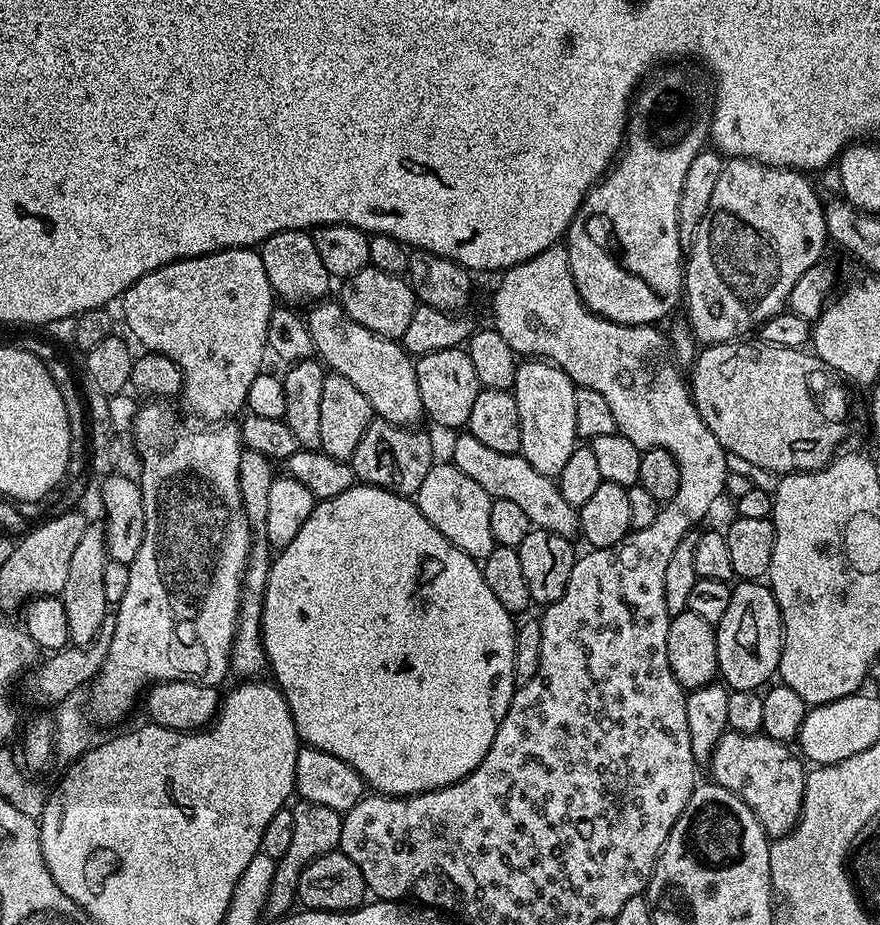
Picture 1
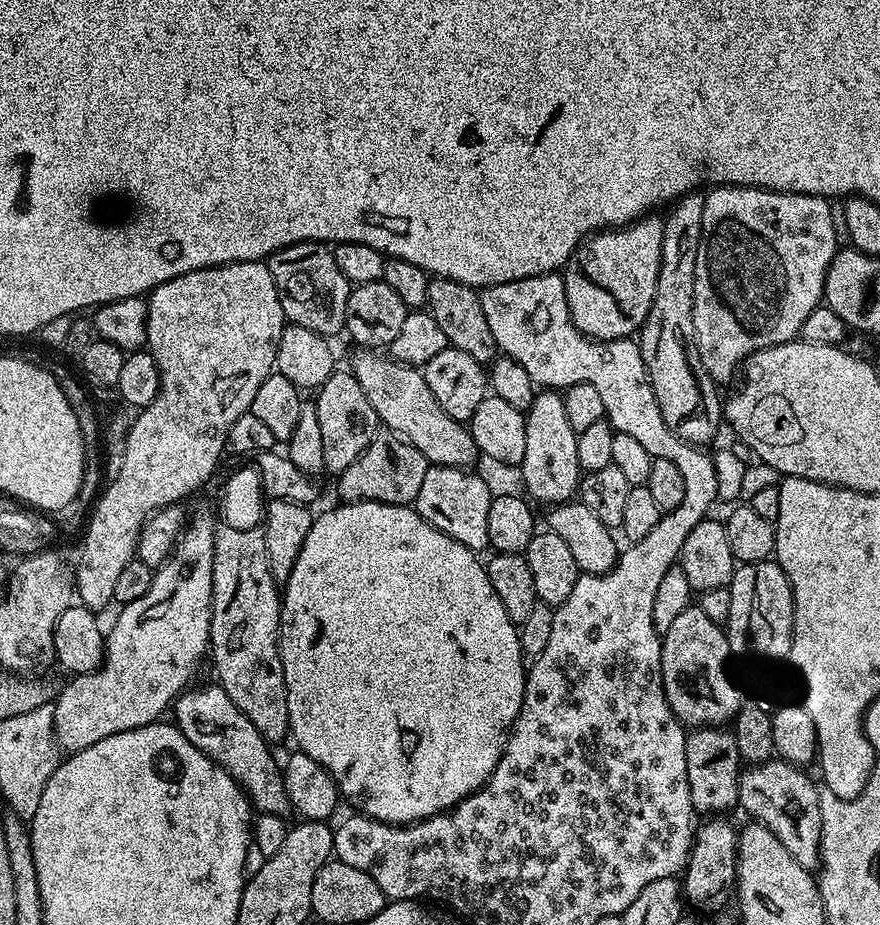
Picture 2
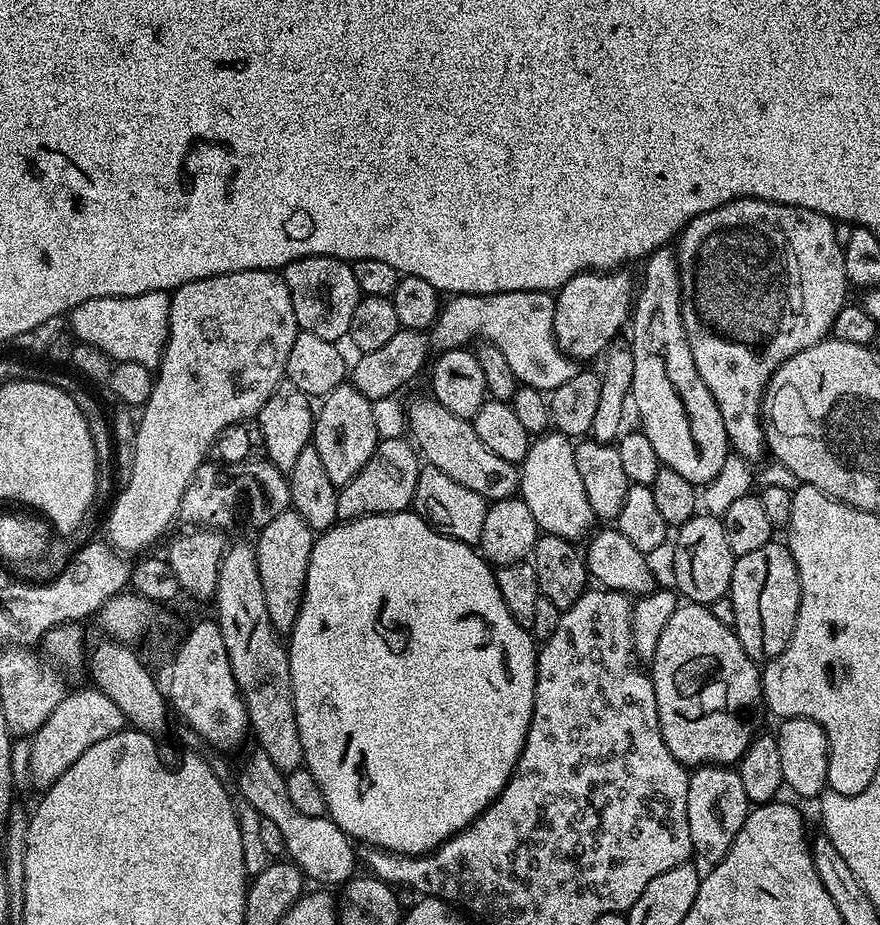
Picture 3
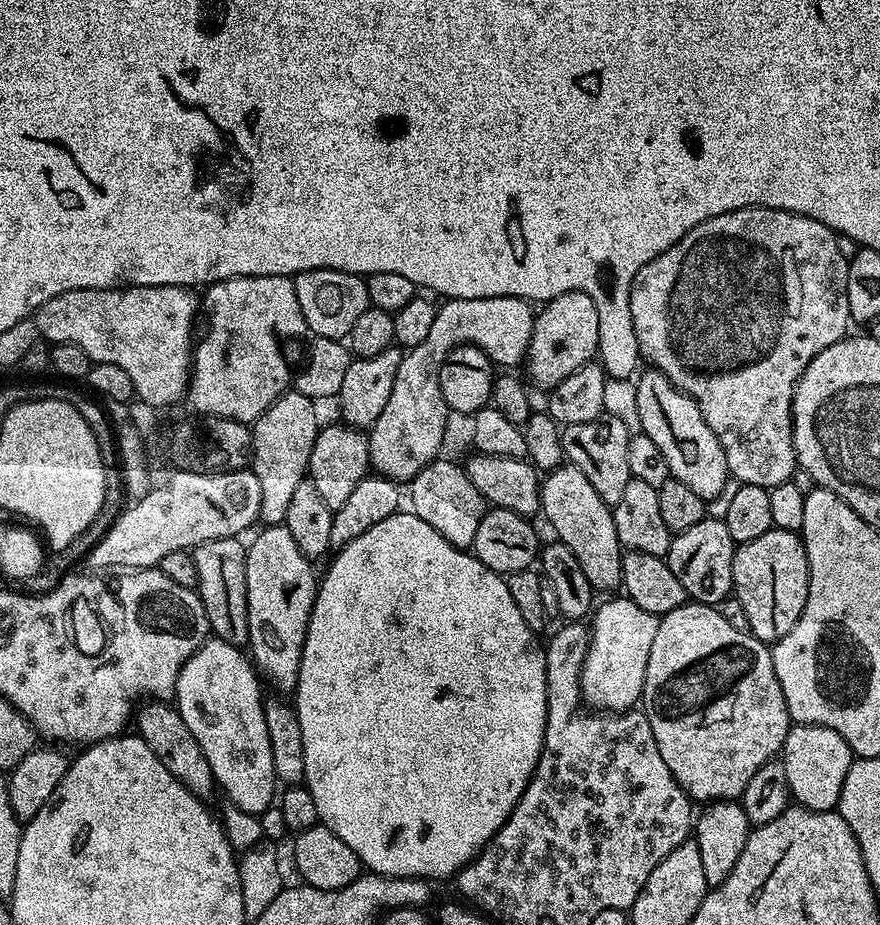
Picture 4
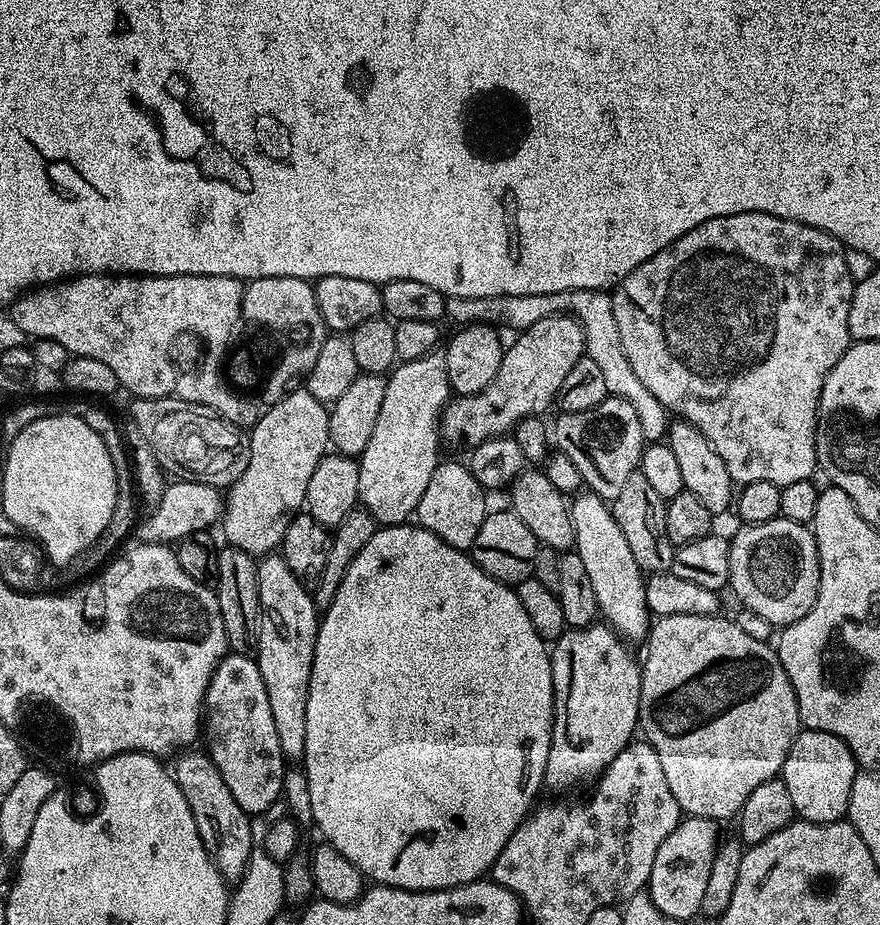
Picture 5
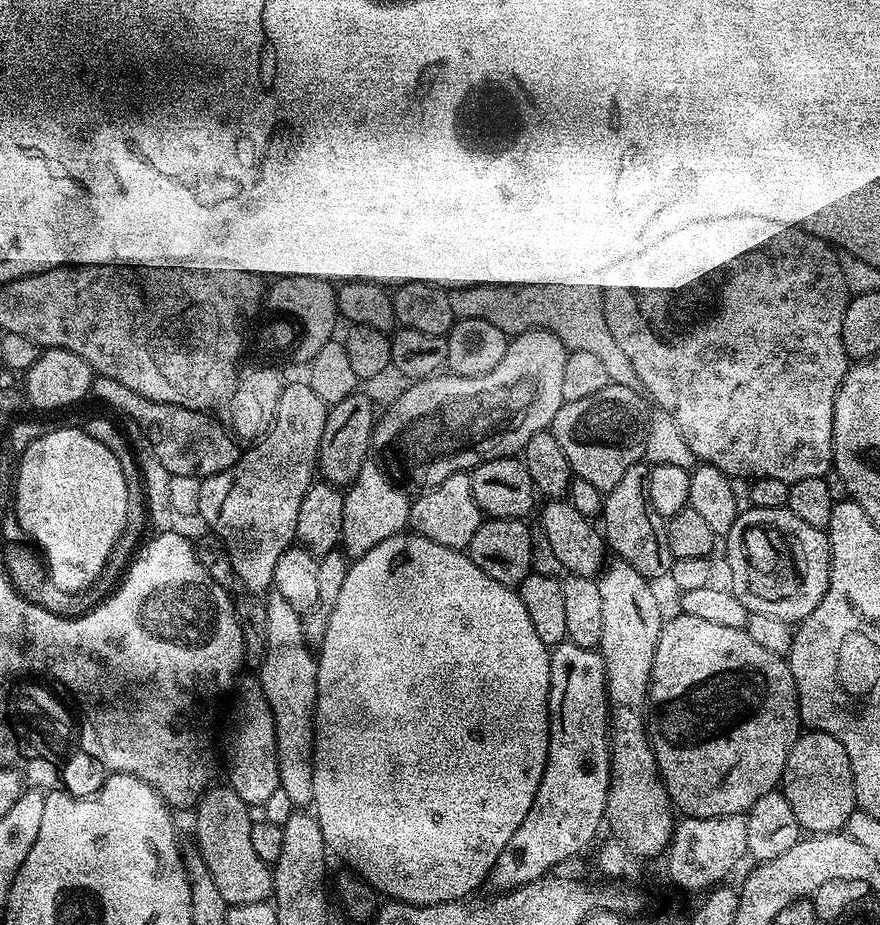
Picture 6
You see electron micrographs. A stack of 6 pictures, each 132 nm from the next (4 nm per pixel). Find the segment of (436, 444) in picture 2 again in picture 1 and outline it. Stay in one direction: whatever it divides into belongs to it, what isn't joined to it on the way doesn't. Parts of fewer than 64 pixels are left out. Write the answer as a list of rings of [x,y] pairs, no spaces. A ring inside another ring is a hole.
[[[317,302],[307,309],[306,319],[310,338],[314,338],[315,355],[331,371],[350,378],[366,402],[370,402],[373,413],[387,424],[415,425],[416,419],[424,416],[422,394],[418,394],[418,378],[413,357],[404,351],[403,343],[387,340],[366,326],[358,326],[346,314],[338,302]]]

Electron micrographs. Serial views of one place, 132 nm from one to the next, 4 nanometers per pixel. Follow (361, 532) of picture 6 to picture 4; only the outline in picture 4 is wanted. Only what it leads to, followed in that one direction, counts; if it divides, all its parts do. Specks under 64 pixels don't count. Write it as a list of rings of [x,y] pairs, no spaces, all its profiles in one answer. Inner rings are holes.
[[[516,296],[445,299],[436,309],[436,317],[426,339],[418,342],[418,346],[404,352],[402,362],[398,366],[398,374],[394,374],[394,390],[390,390],[390,398],[386,401],[382,414],[378,414],[378,418],[367,433],[368,449],[372,459],[371,467],[379,475],[387,476],[389,480],[410,482],[429,462],[437,459],[441,455],[440,447],[444,444],[444,427],[450,419],[450,413],[440,389],[440,368],[444,365],[445,358],[454,349],[461,348],[463,344],[474,344],[491,358],[493,365],[505,364],[508,367],[505,369],[515,369],[512,368],[515,364],[525,363],[535,321],[533,305]]]

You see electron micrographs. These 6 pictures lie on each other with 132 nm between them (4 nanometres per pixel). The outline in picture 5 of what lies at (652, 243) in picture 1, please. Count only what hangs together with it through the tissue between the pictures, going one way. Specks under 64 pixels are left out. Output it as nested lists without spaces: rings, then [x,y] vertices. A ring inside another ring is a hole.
[[[567,314],[542,318],[542,322],[534,322],[534,326],[523,329],[517,336],[520,337],[513,344],[509,343],[505,347],[502,366],[498,366],[498,374],[494,374],[494,382],[490,382],[486,390],[473,396],[456,396],[449,399],[443,414],[440,415],[440,438],[447,447],[449,444],[452,448],[460,448],[464,443],[468,443],[469,449],[476,448],[482,442],[491,440],[493,436],[511,433],[516,424],[526,417],[543,413],[543,408],[555,401],[562,381],[566,379],[566,374],[570,374],[574,362],[586,355],[582,326],[573,316]]]

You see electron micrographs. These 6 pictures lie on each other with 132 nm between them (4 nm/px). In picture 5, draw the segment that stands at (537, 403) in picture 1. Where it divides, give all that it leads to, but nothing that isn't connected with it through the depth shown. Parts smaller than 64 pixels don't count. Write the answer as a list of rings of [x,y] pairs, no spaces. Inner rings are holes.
[[[588,490],[571,501],[570,511],[576,535],[574,551],[586,566],[594,598],[598,598],[599,615],[621,640],[647,641],[650,611],[647,606],[646,576],[641,572],[638,562],[634,562],[634,553],[626,543],[622,530],[618,530],[611,507],[601,496]]]

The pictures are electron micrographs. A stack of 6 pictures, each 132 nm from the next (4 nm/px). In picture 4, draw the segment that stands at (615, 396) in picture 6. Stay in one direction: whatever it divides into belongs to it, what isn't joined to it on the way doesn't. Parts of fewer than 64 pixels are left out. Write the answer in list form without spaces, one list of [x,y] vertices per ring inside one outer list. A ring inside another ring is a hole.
[[[607,414],[594,418],[594,422],[578,422],[567,425],[561,431],[562,446],[567,463],[582,470],[590,478],[590,486],[598,490],[598,498],[608,505],[614,505],[626,490],[626,482],[633,478],[630,474],[630,462],[626,453],[630,450],[630,433],[618,418]]]

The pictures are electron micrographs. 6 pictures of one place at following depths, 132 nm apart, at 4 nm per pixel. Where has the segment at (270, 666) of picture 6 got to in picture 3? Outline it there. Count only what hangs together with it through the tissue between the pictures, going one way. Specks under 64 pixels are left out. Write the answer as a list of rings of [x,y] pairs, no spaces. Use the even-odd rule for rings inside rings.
[[[291,510],[278,514],[274,522],[270,522],[265,528],[259,529],[260,537],[254,540],[256,560],[258,566],[258,578],[262,580],[262,598],[266,600],[266,614],[270,616],[270,622],[276,628],[277,633],[291,633],[296,625],[296,619],[300,613],[300,600],[304,597],[304,583],[306,582],[306,570],[312,553],[312,541],[314,533],[297,512]]]

